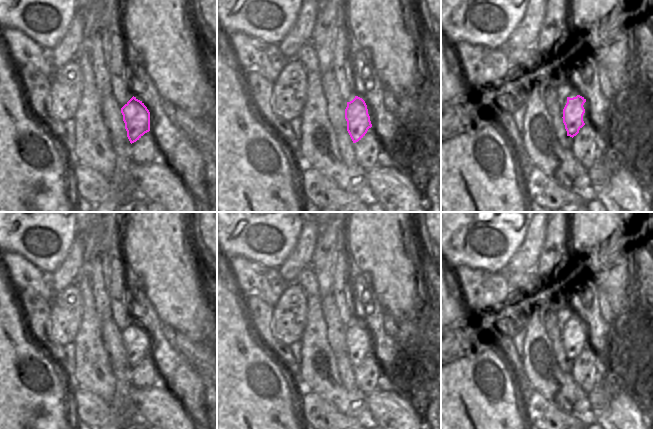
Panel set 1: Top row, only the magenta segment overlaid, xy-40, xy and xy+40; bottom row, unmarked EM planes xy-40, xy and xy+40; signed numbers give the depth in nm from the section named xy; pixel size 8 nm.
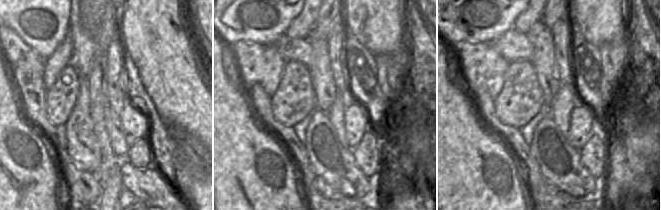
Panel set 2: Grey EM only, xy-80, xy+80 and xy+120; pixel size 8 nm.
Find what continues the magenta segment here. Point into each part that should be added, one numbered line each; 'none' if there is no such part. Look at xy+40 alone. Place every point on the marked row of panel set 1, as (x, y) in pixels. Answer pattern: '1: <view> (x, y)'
1: xy+40 (587, 117)

